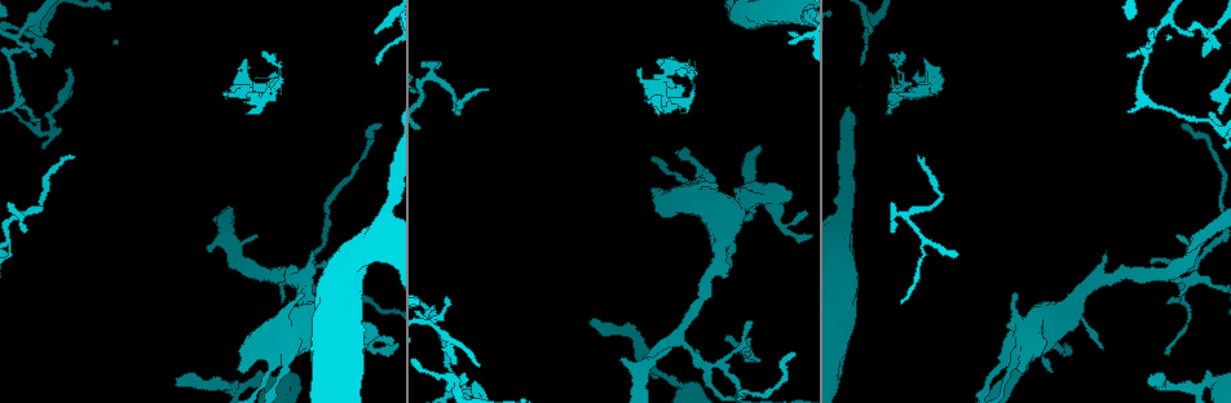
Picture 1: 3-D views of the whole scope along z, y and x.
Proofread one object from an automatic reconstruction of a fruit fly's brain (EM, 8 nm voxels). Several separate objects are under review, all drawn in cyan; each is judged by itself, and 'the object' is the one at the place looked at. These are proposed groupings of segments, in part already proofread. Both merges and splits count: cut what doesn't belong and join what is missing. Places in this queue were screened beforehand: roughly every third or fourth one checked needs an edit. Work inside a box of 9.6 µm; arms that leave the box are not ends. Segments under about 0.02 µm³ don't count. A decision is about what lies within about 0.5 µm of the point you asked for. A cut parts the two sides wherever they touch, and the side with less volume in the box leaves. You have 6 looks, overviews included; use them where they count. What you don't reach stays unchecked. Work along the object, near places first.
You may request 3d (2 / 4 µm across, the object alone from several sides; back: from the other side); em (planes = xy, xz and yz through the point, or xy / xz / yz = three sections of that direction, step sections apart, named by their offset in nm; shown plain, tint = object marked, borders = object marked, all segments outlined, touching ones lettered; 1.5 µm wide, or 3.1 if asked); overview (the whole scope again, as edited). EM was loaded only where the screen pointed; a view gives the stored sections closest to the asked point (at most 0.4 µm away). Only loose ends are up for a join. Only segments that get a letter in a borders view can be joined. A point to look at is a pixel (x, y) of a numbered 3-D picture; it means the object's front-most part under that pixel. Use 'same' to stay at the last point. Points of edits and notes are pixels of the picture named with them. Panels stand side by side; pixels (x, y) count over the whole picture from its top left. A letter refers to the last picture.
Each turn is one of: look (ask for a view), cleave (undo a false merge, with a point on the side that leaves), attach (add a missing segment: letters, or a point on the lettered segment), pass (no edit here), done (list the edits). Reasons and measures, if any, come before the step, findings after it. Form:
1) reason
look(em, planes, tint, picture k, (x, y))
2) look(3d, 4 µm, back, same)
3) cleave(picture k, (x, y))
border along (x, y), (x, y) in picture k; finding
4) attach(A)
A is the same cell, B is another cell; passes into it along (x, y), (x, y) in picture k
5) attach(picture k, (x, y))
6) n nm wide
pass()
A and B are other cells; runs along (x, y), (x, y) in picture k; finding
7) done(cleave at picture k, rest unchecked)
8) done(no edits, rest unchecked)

an open end
look(em, planes, borders, picture 1, (1176, 237))

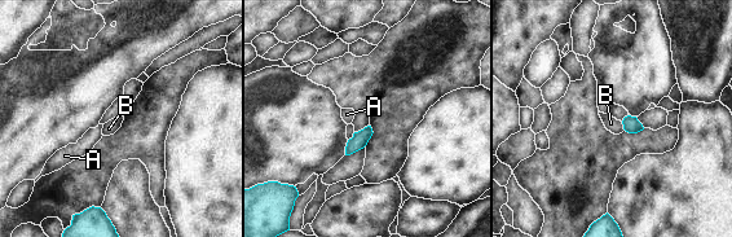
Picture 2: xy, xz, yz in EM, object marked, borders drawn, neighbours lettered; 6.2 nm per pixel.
B touches over 110 nm
pass()
A and B are other cells; border along (369, 124), (355, 132) in picture 2; none of them fits

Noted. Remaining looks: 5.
long arm stops here
look(3d, 4 µm, picture 1, (591, 322))

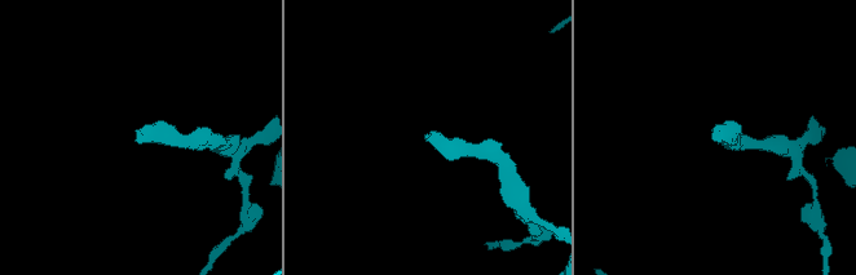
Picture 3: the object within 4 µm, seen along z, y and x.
look(em, xy, step 8, borders, picture 3, (141, 140))

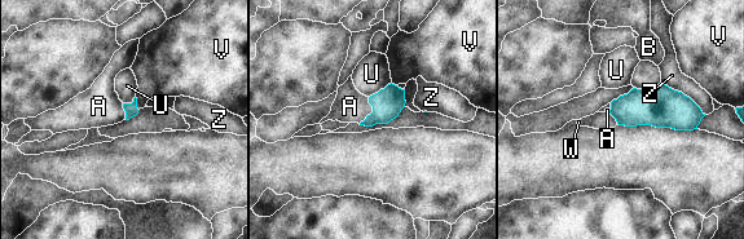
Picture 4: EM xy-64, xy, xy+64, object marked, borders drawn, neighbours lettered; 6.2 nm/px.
another direction
look(em, planes, borders, same)

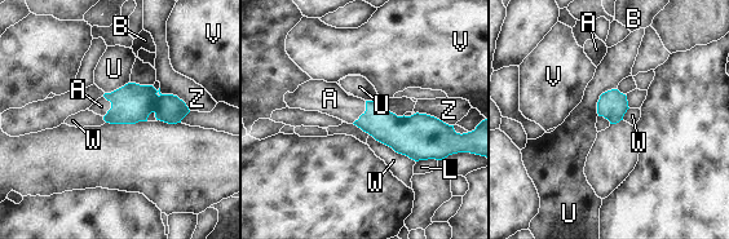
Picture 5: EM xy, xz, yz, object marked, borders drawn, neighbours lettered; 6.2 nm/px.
attach(A)
A is the same cell, B, L, U, V, W and Z are other cells; passes into it along (397, 132), (365, 113), (330, 98) in picture 5; it goes on there

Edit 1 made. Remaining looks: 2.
done(attach at picture 5, rest unchecked)

